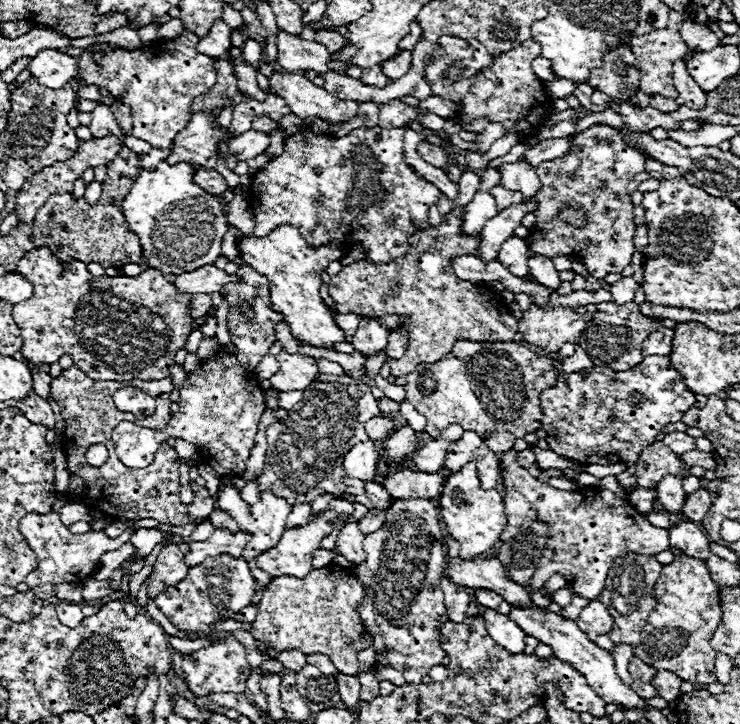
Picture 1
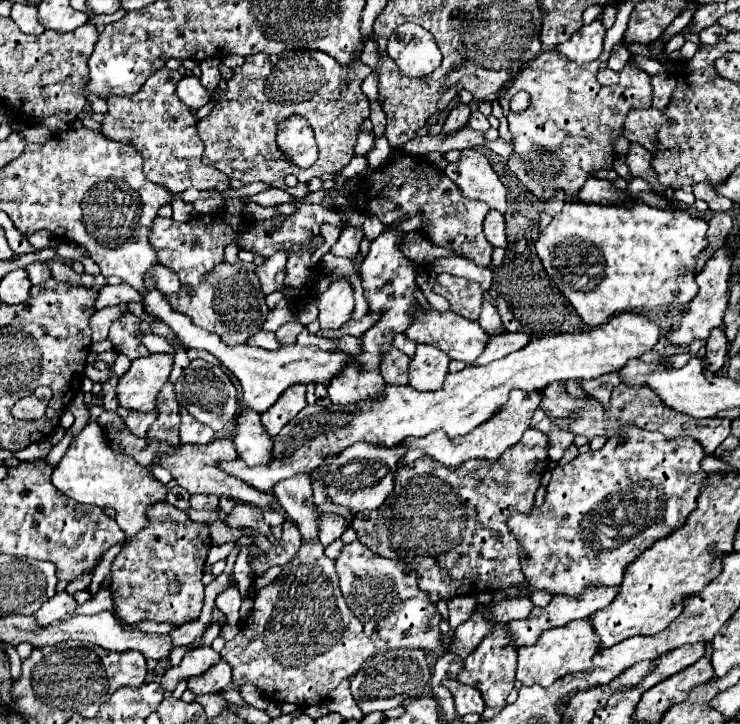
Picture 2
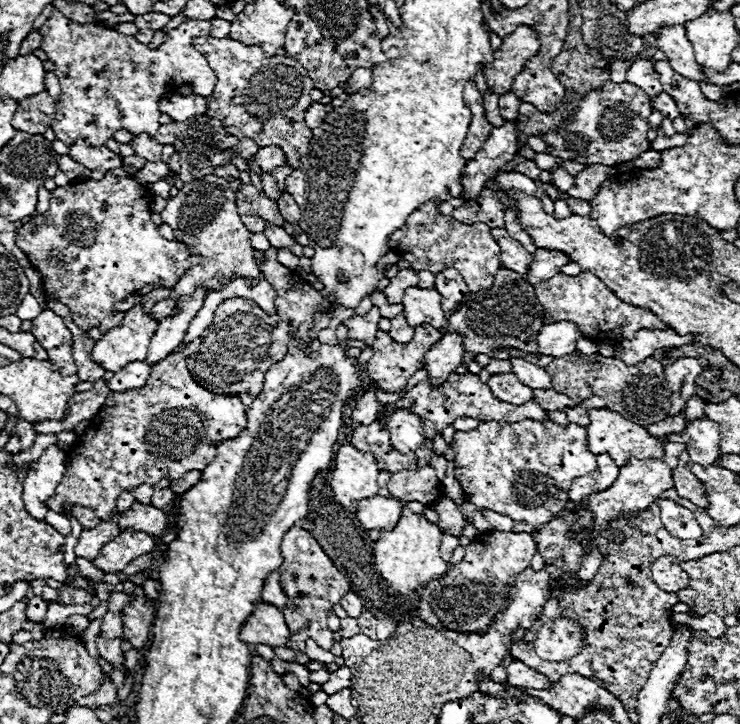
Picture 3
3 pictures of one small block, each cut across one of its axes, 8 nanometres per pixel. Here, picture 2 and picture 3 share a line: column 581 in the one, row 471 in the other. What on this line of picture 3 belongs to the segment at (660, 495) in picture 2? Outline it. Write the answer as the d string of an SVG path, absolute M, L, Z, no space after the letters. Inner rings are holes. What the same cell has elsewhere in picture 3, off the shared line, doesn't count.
M520 420L520 422L480 422L478 428L468 432L456 432L454 442L454 476L460 482L468 502L482 510L492 510L510 516L514 522L532 526L546 524L568 508L568 492L572 480L596 470L596 456L586 448L586 428L578 424L560 426L550 420Z

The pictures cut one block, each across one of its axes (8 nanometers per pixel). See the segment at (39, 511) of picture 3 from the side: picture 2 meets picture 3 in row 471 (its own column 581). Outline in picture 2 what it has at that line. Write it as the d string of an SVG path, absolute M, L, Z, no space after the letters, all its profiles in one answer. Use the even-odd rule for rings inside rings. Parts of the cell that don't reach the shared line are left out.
M596 18L592 24L582 26L580 32L576 32L572 36L572 40L560 44L558 50L580 66L590 64L590 62L598 60L598 56L602 54L604 36L606 36L606 28L604 28L602 20Z

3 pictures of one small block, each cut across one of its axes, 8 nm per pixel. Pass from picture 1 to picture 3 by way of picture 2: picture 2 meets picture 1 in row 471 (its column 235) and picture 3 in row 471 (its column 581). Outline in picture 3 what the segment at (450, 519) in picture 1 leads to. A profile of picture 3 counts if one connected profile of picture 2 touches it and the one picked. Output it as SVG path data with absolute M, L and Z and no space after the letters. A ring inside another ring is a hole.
M340 446L330 476L334 498L346 508L354 508L356 500L378 494L378 466L372 452L360 452L354 446Z

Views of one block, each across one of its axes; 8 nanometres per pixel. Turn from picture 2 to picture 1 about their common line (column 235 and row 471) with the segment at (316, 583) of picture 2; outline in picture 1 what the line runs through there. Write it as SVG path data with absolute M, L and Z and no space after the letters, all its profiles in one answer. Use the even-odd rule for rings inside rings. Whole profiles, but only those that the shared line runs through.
M664 442L650 444L638 456L638 482L634 488L656 488L666 474L684 476L684 462Z

